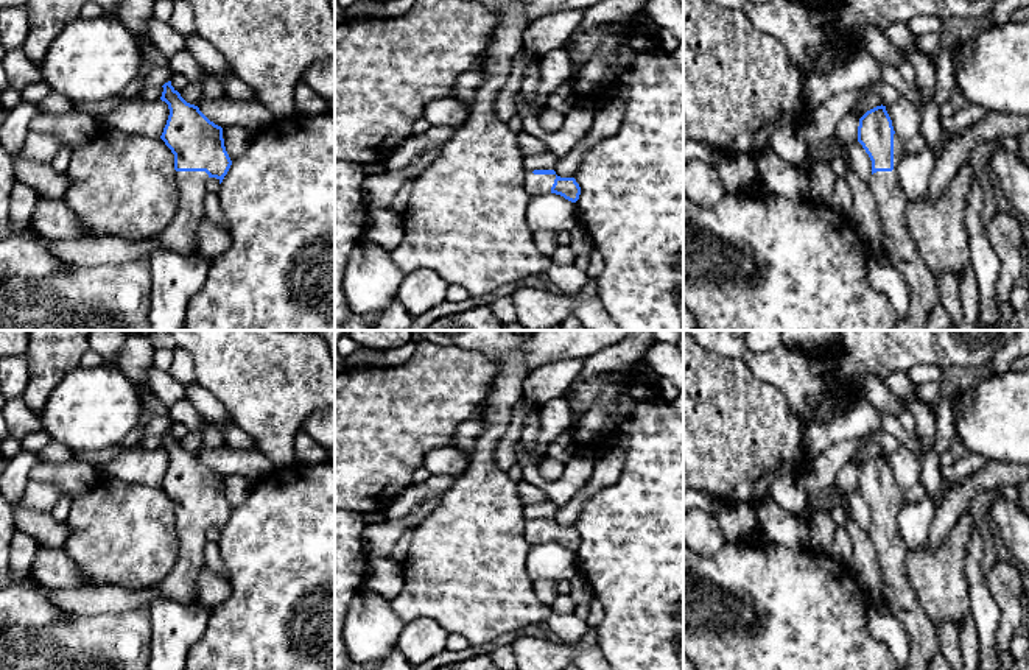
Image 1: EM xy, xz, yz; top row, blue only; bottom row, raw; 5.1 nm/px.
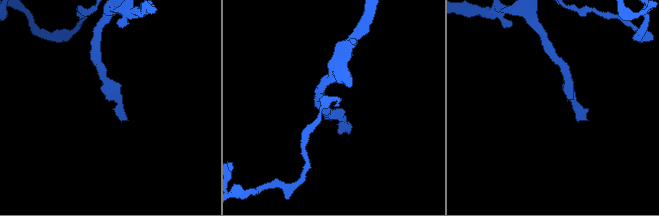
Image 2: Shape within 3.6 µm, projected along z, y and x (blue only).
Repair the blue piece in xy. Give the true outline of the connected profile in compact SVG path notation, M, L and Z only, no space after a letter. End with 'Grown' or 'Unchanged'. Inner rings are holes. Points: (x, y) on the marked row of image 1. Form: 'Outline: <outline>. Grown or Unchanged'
Outline: M165 83L160 100L168 104L170 115L160 139L174 154L174 170L179 189L179 206L168 227L151 240L129 240L123 237L98 237L81 240L50 240L50 251L62 262L75 266L117 266L134 260L149 260L159 249L168 249L182 256L198 254L198 226L205 213L205 185L210 178L216 178L219 184L227 175L232 160L226 151L223 128L210 122L198 106L187 103L181 93Z. Grown

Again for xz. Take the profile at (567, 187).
Outline: M554 170L528 171L525 178L525 189L531 196L556 193L571 203L576 203L581 195L581 187L574 178L560 178Z. Grown

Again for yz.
Outline: M876 106L859 118L858 142L872 160L867 185L883 224L883 254L903 274L909 290L908 312L898 315L892 330L925 330L931 310L940 304L940 293L908 232L908 196L897 176L897 165L906 156L904 142L894 131L886 106Z. Grown

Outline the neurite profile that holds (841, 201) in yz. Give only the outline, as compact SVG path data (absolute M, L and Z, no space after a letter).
M838 178L834 182L834 192L831 195L830 207L845 217L848 217L853 207L853 195L848 182L844 178Z

